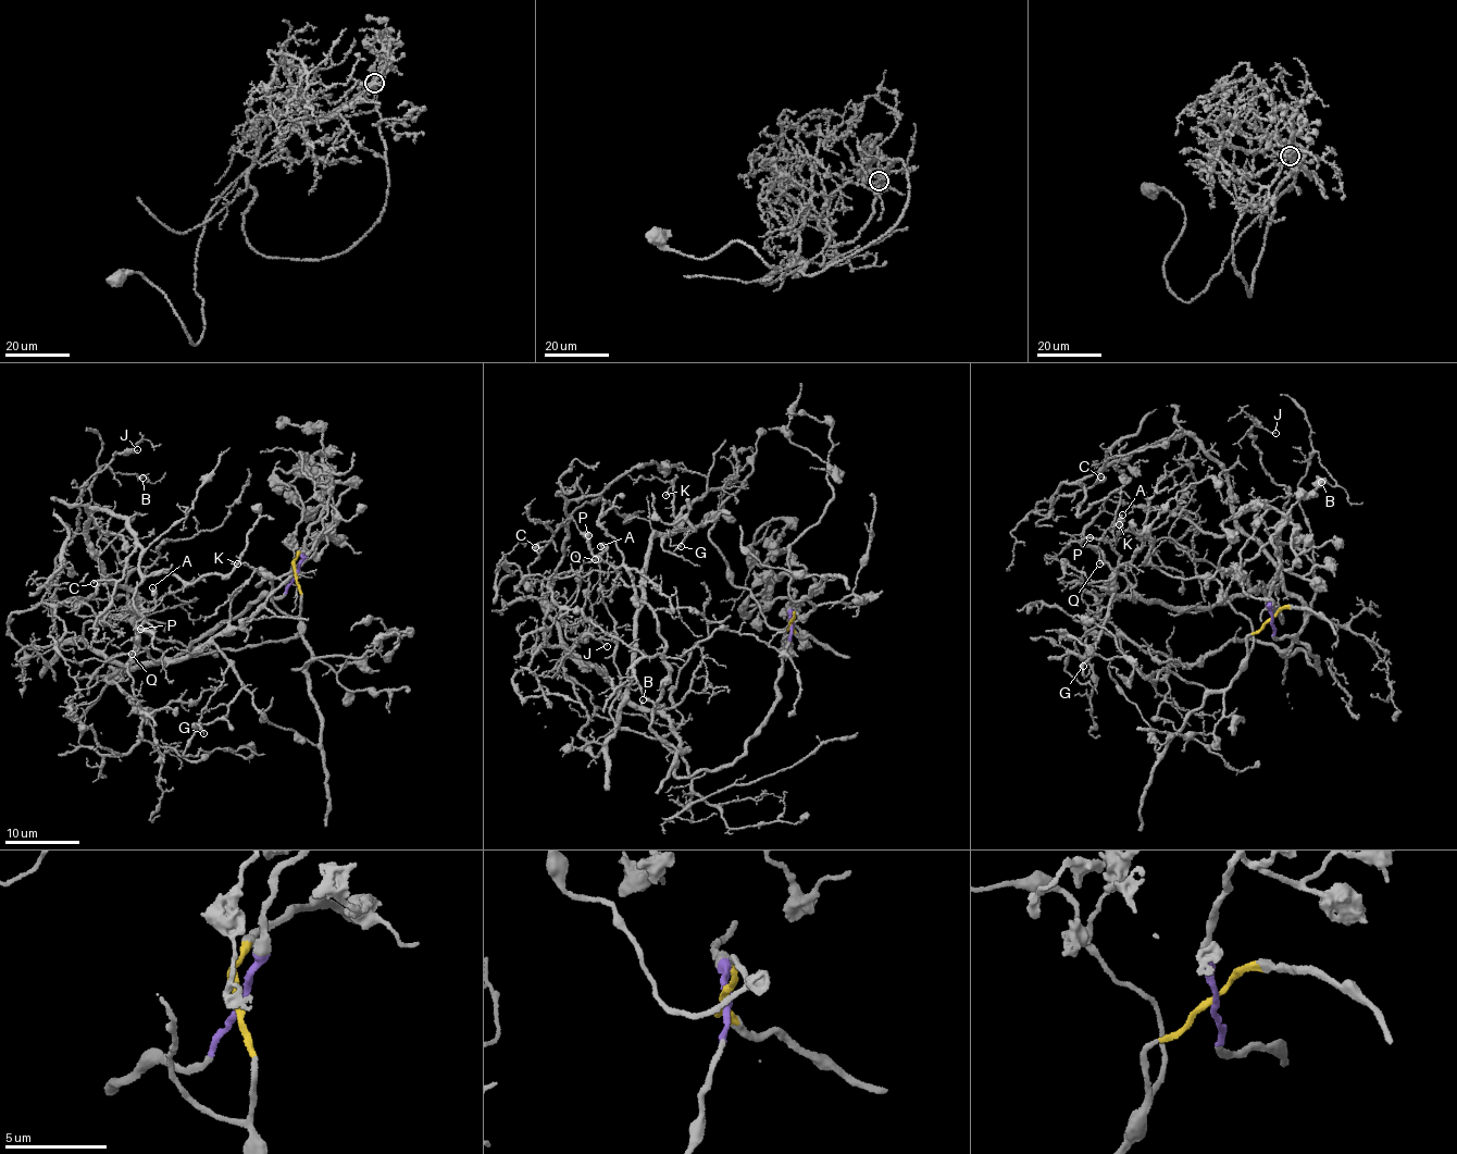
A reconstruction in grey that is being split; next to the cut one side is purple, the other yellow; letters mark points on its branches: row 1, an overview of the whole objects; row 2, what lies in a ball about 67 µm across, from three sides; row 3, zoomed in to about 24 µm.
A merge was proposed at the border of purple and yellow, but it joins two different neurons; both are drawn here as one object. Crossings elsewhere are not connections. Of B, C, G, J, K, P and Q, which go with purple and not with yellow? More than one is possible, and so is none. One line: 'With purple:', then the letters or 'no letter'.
With purple: B, C

